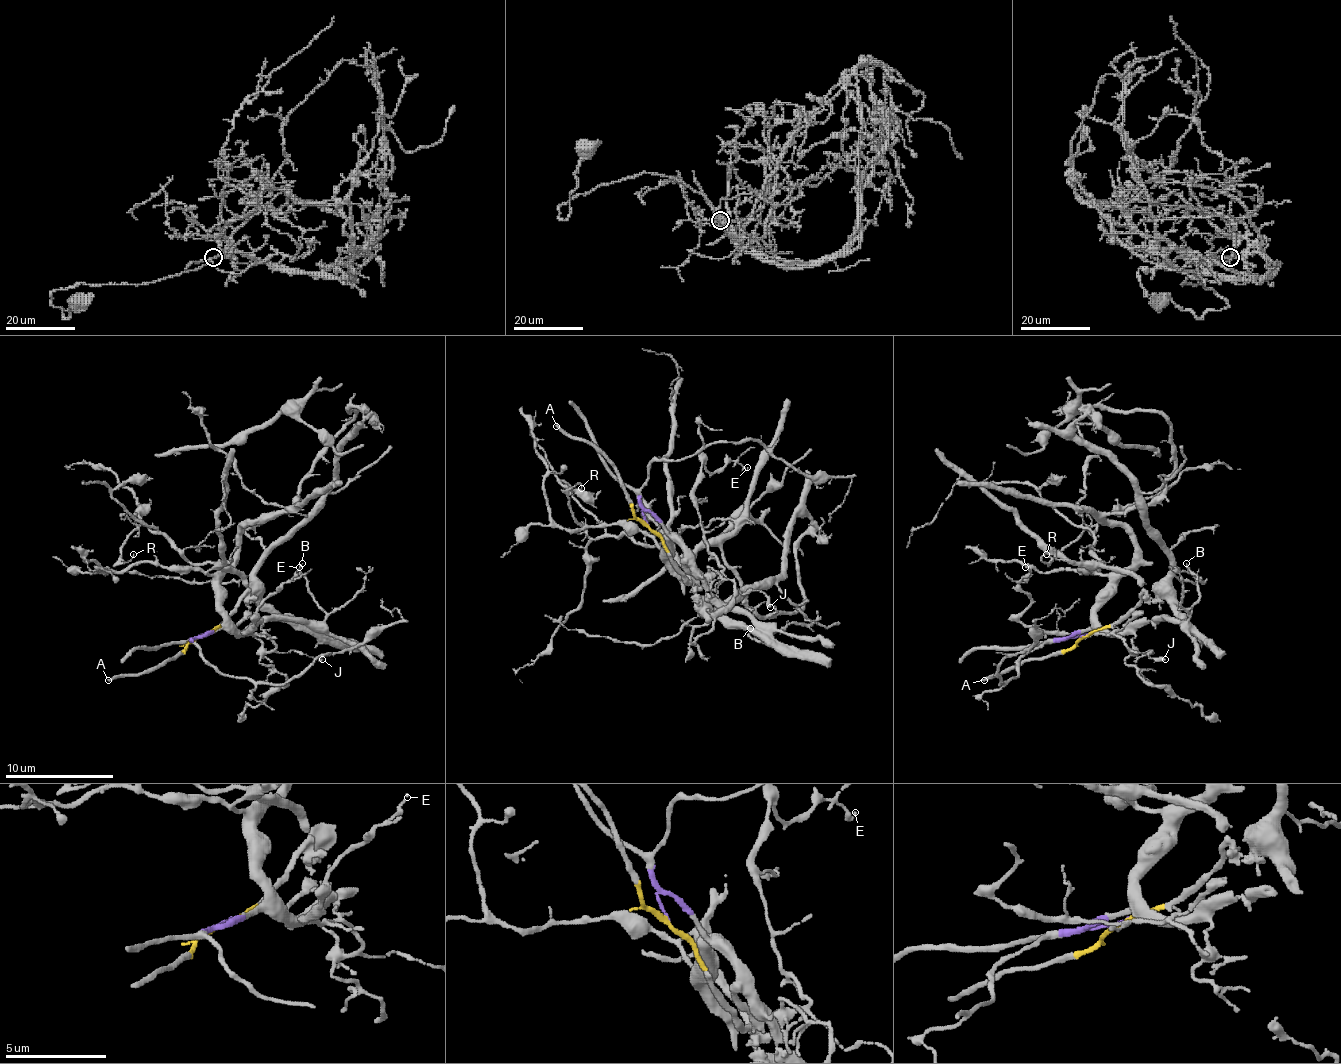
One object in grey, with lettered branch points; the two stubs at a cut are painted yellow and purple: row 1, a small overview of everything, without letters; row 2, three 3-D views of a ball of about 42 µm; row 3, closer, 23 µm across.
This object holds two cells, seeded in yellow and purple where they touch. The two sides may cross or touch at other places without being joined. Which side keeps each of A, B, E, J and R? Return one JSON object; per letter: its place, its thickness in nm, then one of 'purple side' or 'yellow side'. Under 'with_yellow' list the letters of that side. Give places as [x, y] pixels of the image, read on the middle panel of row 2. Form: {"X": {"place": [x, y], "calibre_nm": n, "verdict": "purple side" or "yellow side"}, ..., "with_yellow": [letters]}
{"A": {"place": [556, 426], "calibre_nm": 200, "verdict": "yellow side"}, "B": {"place": [750, 628], "calibre_nm": 130, "verdict": "purple side"}, "E": {"place": [747, 467], "calibre_nm": 90, "verdict": "purple side"}, "J": {"place": [770, 607], "calibre_nm": 260, "verdict": "purple side"}, "R": {"place": [581, 488], "calibre_nm": 110, "verdict": "yellow side"}, "with_yellow": ["A", "R"]}

